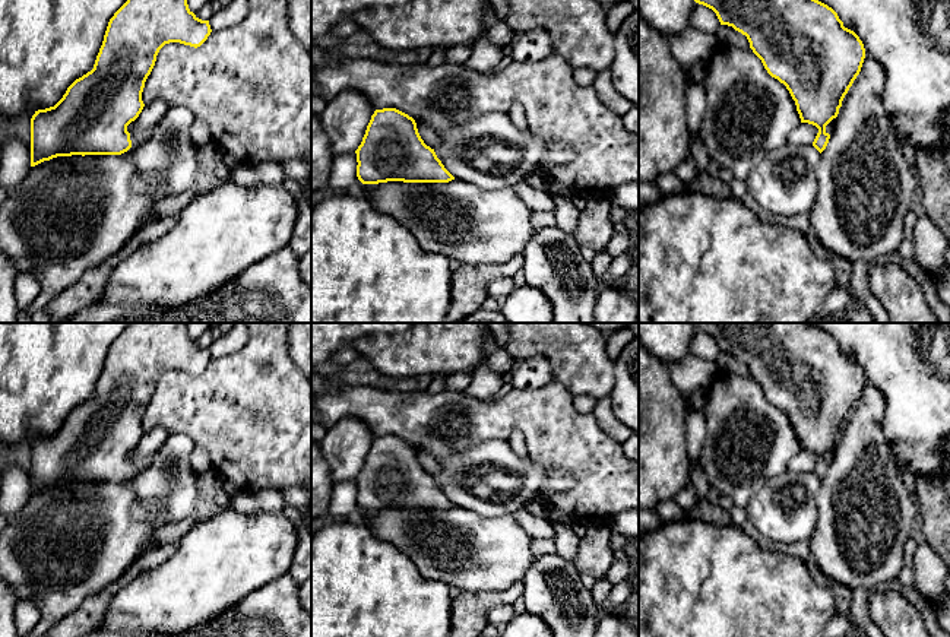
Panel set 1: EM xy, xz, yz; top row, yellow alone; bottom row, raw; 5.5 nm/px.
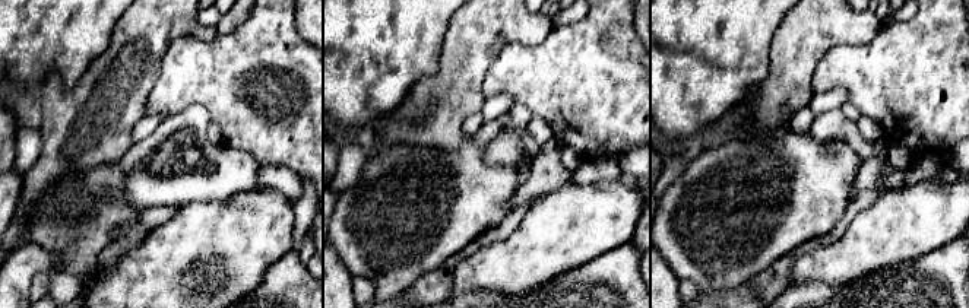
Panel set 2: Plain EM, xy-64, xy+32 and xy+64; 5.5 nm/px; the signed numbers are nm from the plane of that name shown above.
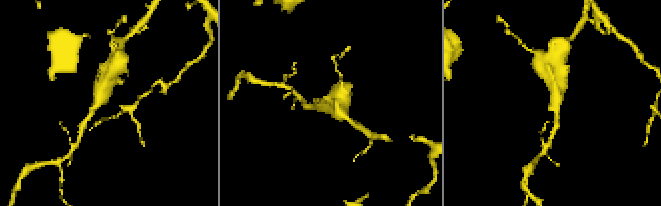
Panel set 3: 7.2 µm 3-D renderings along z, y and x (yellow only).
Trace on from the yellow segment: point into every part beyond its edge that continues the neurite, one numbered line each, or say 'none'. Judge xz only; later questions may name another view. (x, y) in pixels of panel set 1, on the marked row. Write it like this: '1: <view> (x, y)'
none

